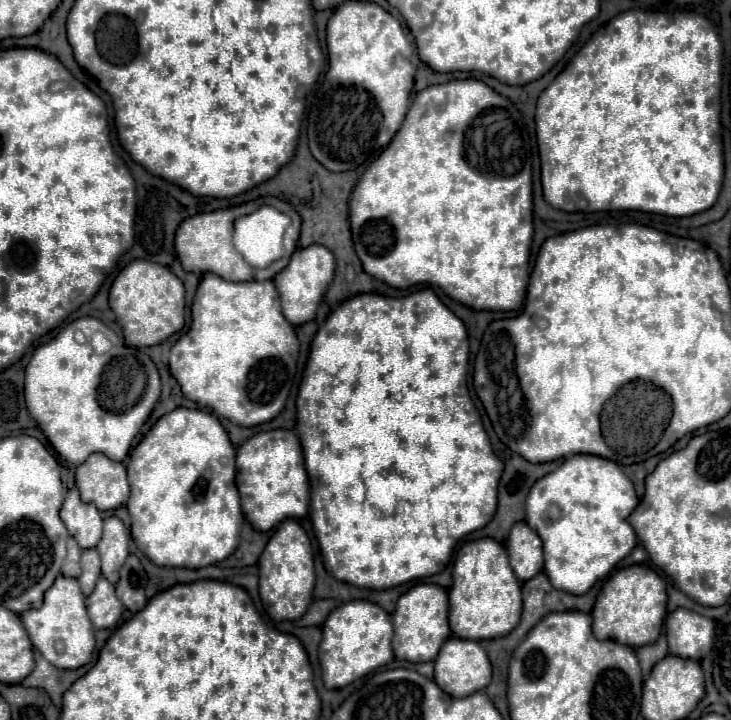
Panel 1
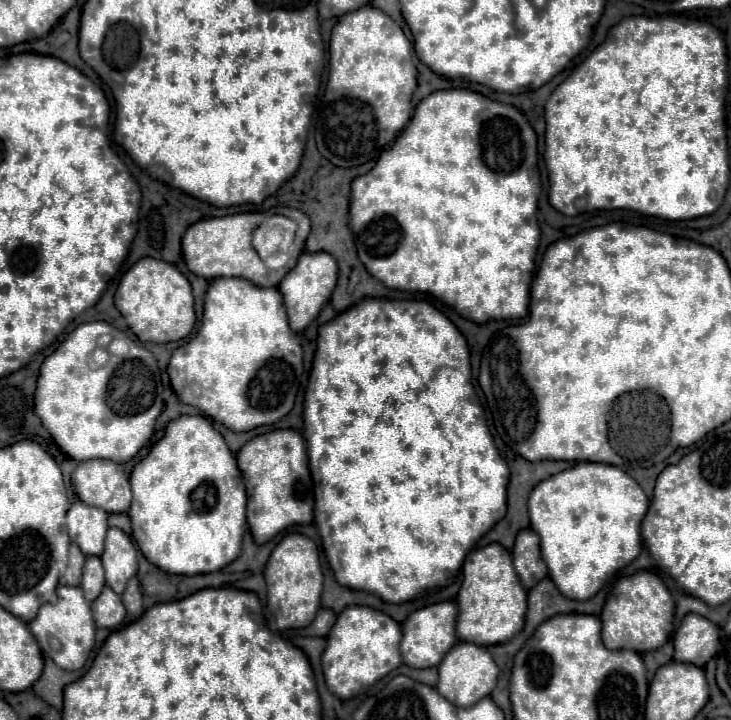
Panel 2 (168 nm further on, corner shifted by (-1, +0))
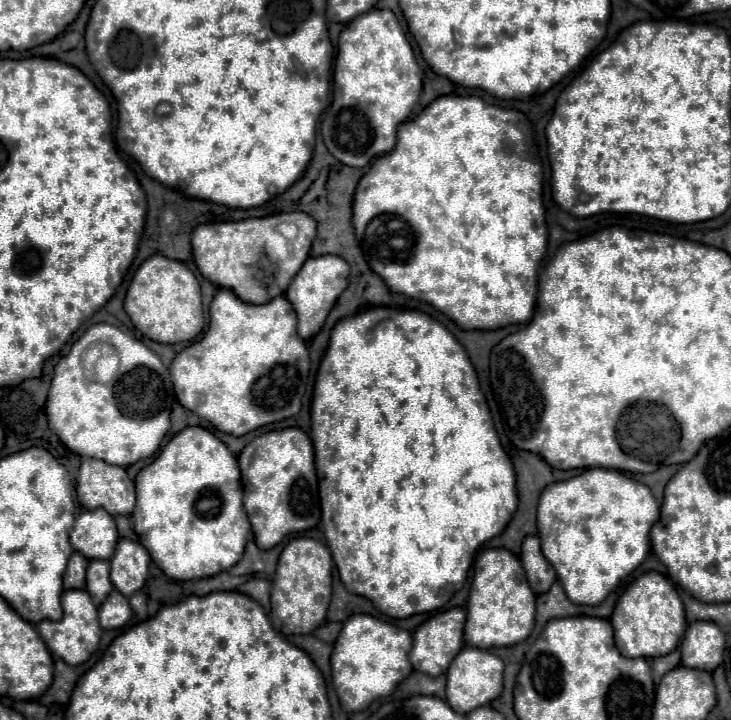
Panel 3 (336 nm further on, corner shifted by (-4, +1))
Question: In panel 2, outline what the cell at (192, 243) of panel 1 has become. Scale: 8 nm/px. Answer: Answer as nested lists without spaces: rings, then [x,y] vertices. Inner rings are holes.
[[[279,206],[273,212],[295,220],[299,226],[297,234],[295,234],[293,256],[283,270],[267,270],[263,266],[259,254],[253,250],[251,238],[253,238],[253,230],[261,224],[261,218],[263,218],[261,214],[235,214],[235,216],[225,216],[225,218],[201,220],[201,222],[195,222],[193,226],[189,226],[185,236],[183,236],[183,256],[185,256],[187,268],[191,272],[195,272],[197,276],[203,276],[205,280],[215,280],[221,276],[237,276],[237,278],[245,278],[245,280],[249,280],[261,288],[263,286],[279,286],[281,278],[295,266],[299,254],[303,252],[305,240],[307,240],[309,230],[311,230],[311,220],[307,214],[303,214],[301,210],[295,210],[295,208]]]

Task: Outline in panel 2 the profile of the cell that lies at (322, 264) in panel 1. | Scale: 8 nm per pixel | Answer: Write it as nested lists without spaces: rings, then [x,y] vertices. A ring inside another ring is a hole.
[[[303,252],[297,266],[283,278],[279,284],[279,292],[283,294],[287,316],[289,316],[289,326],[293,332],[303,332],[321,312],[323,304],[331,298],[331,292],[337,284],[337,262],[331,254],[327,252]]]

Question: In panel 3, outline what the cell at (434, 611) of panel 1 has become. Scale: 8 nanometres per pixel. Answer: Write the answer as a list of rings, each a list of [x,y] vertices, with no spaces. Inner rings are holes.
[[[460,607],[436,613],[428,621],[424,621],[416,633],[414,633],[414,645],[410,649],[410,663],[416,671],[422,671],[426,675],[438,677],[446,673],[448,663],[456,657],[456,653],[462,649],[462,631],[464,631],[464,619],[466,611]]]

